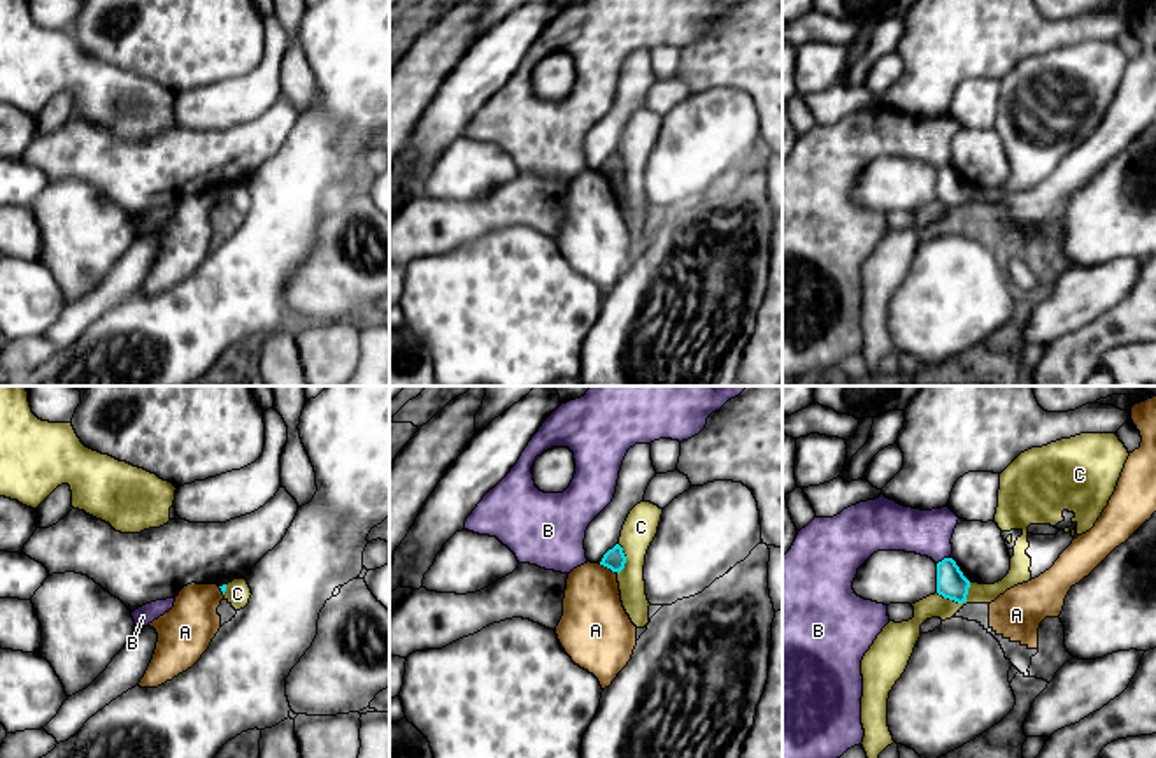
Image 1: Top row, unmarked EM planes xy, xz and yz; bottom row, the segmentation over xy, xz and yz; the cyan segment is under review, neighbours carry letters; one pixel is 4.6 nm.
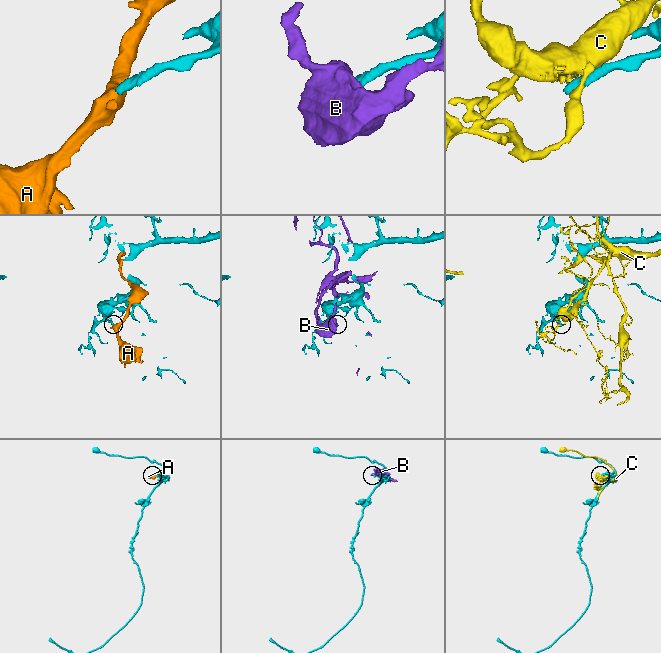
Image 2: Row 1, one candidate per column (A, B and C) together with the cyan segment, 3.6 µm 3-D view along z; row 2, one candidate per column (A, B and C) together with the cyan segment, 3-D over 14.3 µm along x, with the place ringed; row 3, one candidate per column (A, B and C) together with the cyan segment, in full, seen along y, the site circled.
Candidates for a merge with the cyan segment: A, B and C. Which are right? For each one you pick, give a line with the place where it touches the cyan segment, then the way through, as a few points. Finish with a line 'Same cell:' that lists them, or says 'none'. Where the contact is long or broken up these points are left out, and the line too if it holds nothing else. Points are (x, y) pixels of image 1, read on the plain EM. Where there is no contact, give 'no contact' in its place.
Same cell: none

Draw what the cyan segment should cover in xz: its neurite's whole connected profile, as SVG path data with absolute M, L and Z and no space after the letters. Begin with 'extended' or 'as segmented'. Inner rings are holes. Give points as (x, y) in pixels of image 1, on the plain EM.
as segmented; M616 151L612 156L609 156L600 168L600 172L603 172L617 181L624 175L624 170L626 170L626 163L619 151Z

